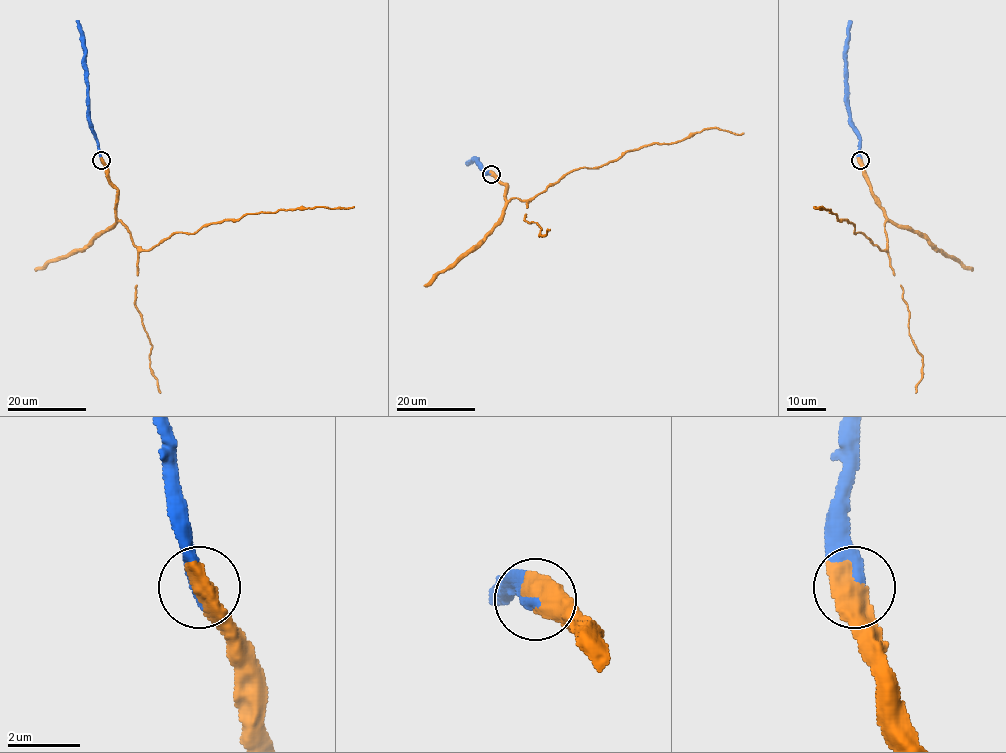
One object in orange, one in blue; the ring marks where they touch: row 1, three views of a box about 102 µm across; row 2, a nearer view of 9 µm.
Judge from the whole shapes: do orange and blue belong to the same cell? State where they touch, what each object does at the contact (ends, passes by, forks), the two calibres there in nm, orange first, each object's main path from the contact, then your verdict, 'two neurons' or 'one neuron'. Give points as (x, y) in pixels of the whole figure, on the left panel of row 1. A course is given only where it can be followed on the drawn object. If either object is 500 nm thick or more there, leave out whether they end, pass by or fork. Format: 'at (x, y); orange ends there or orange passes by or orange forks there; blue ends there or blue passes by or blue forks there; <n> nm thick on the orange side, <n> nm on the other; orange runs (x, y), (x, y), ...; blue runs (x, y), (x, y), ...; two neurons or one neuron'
at (101, 160); 750 nm thick on the orange side, 360 nm on the other; orange runs (101, 160), (117, 190), (116, 216), (133, 243), (145, 250), (176, 233), (195, 234), (247, 214), (354, 206); blue runs (101, 160), (97, 139), (90, 123), (85, 41), (78, 20); one neuron

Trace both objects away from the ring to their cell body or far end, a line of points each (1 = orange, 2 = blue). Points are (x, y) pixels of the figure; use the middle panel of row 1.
1: (491, 173), (507, 185), (508, 201), (528, 201), (566, 174), (626, 152), (708, 128), (743, 133)
2: (491, 173), (487, 173), (475, 159), (467, 164)

